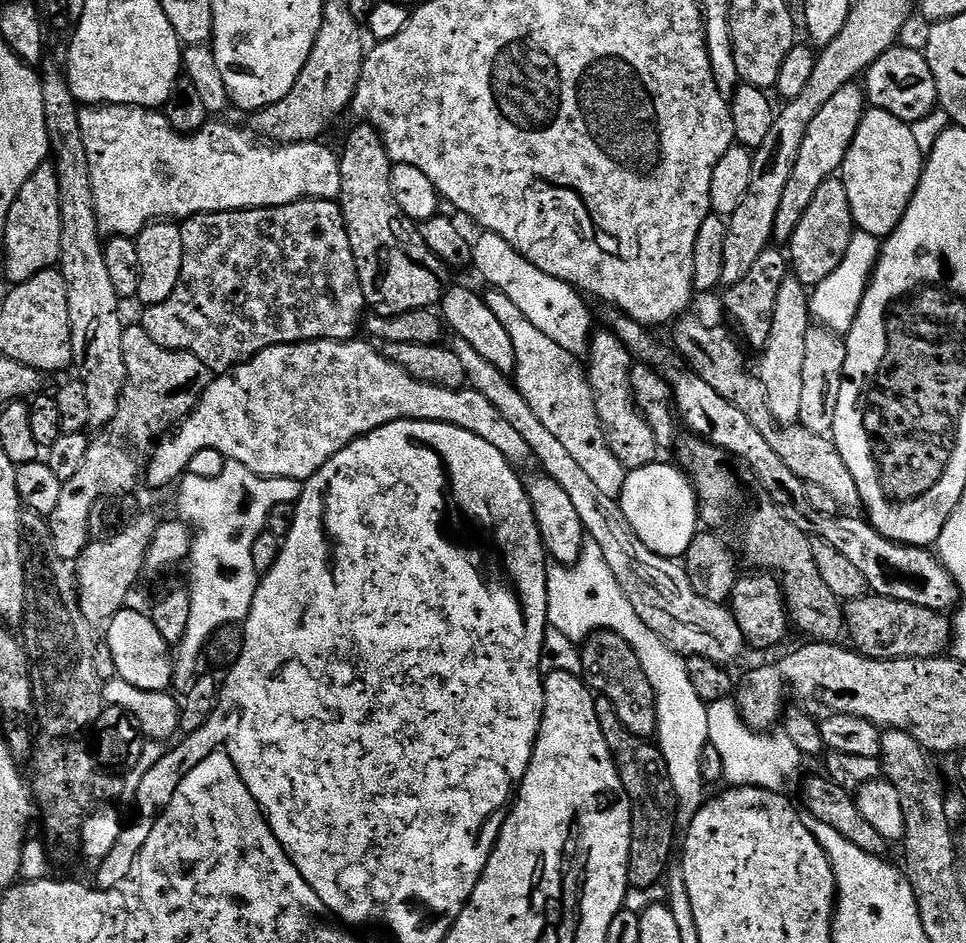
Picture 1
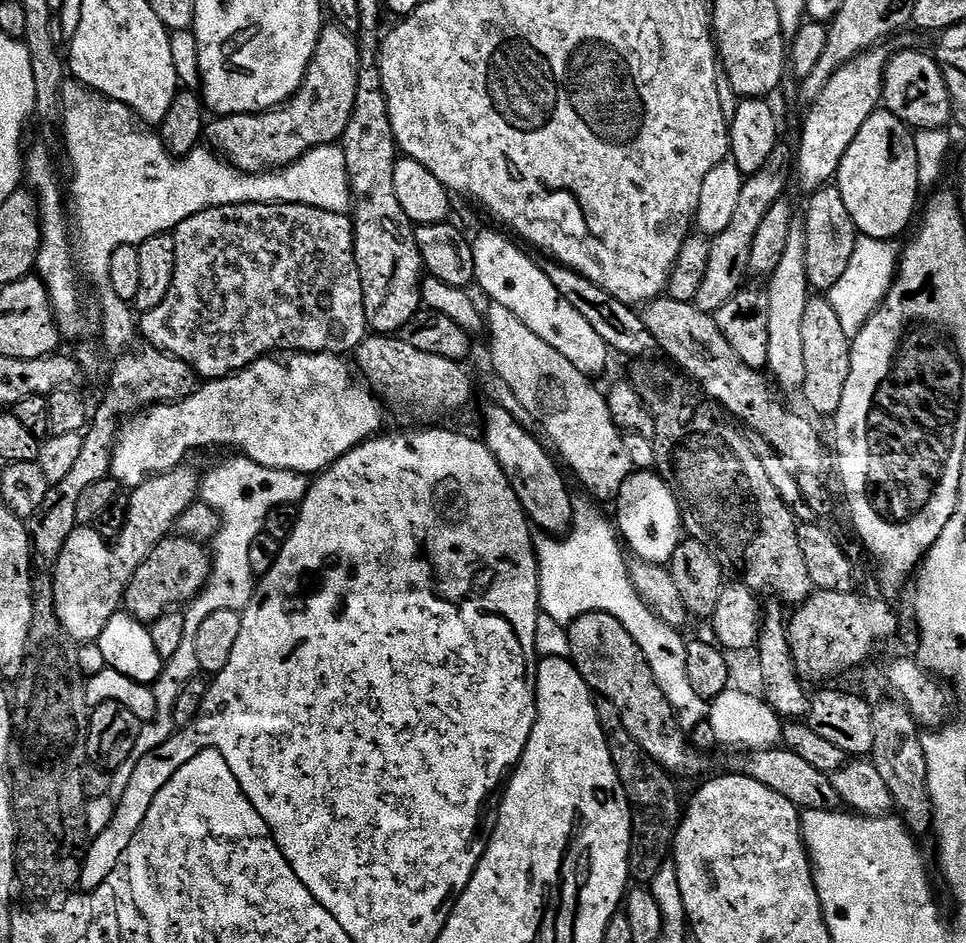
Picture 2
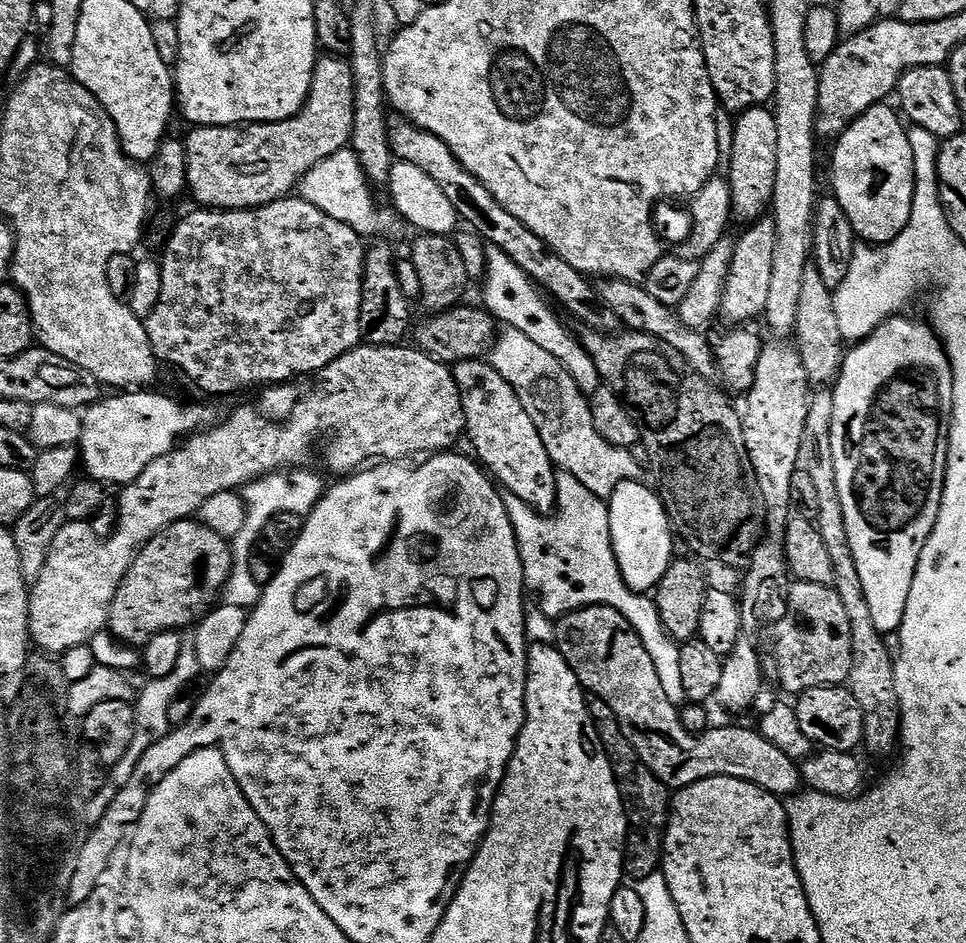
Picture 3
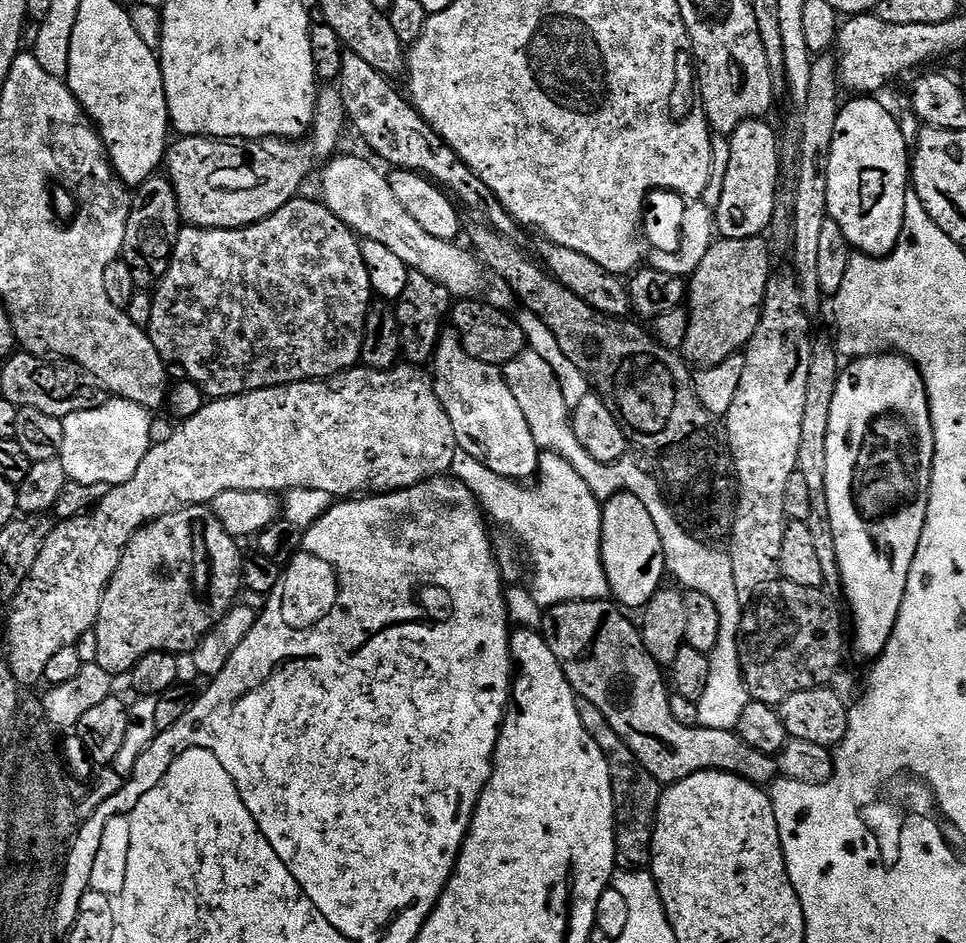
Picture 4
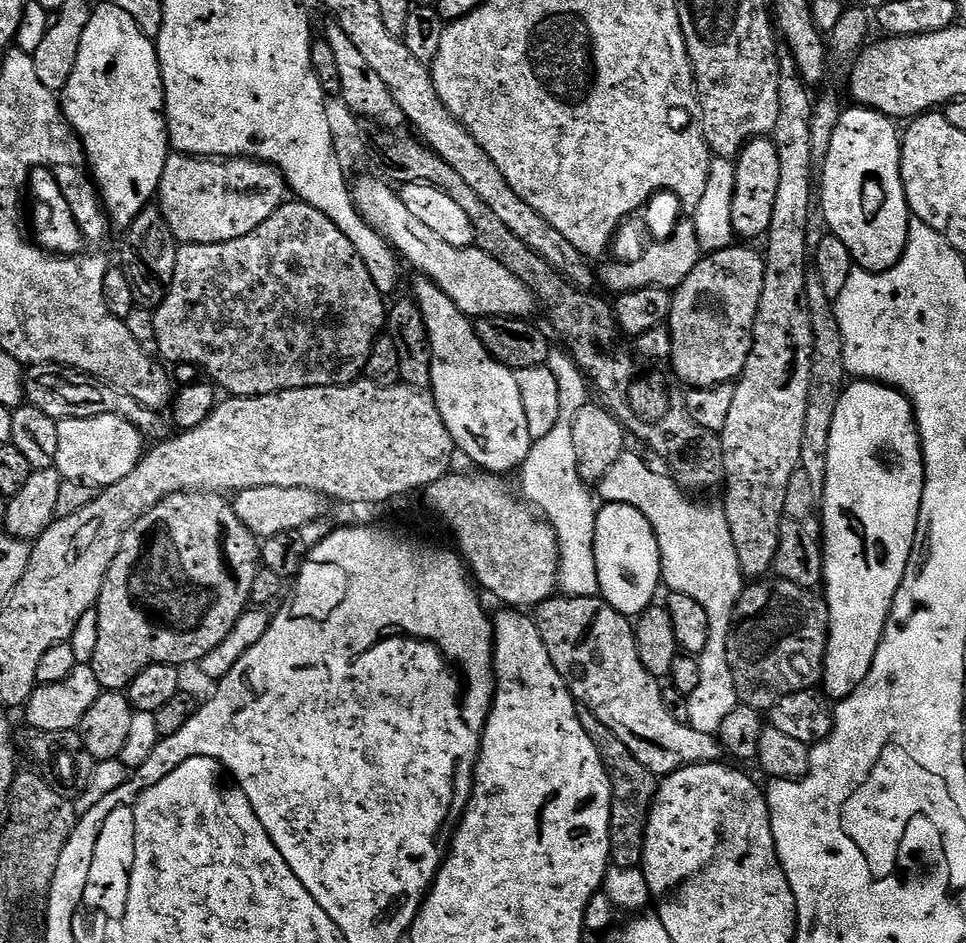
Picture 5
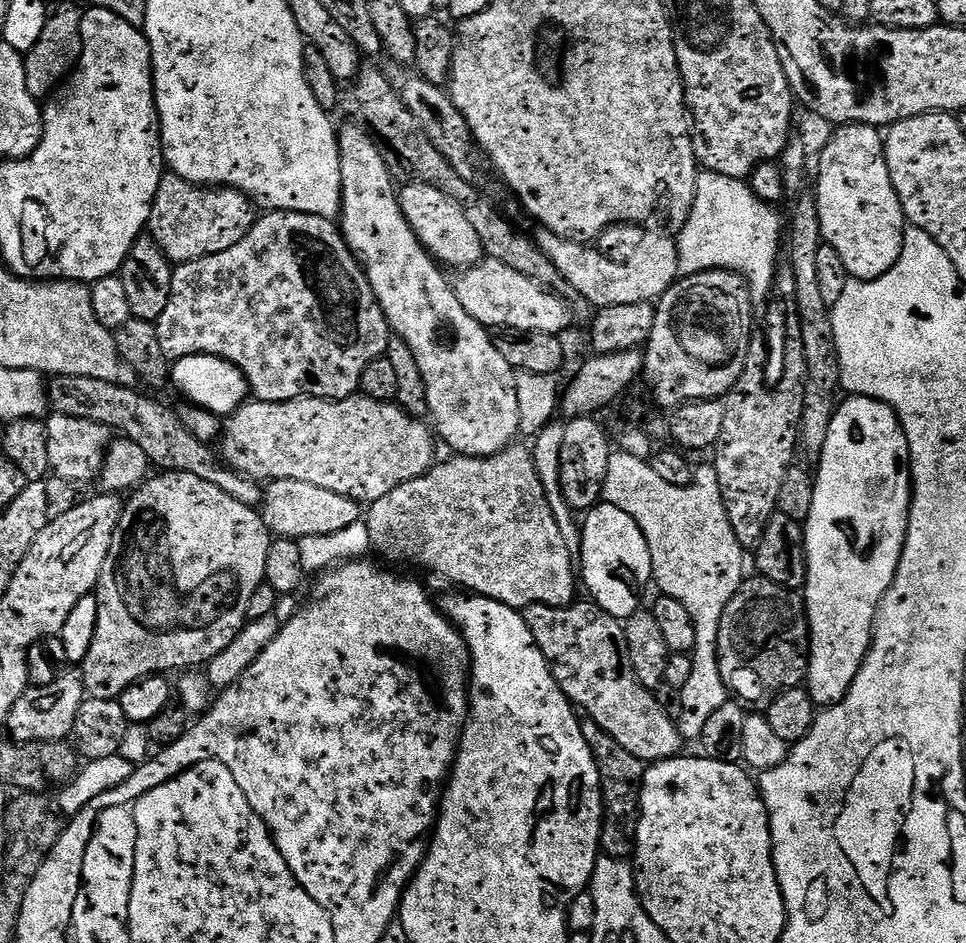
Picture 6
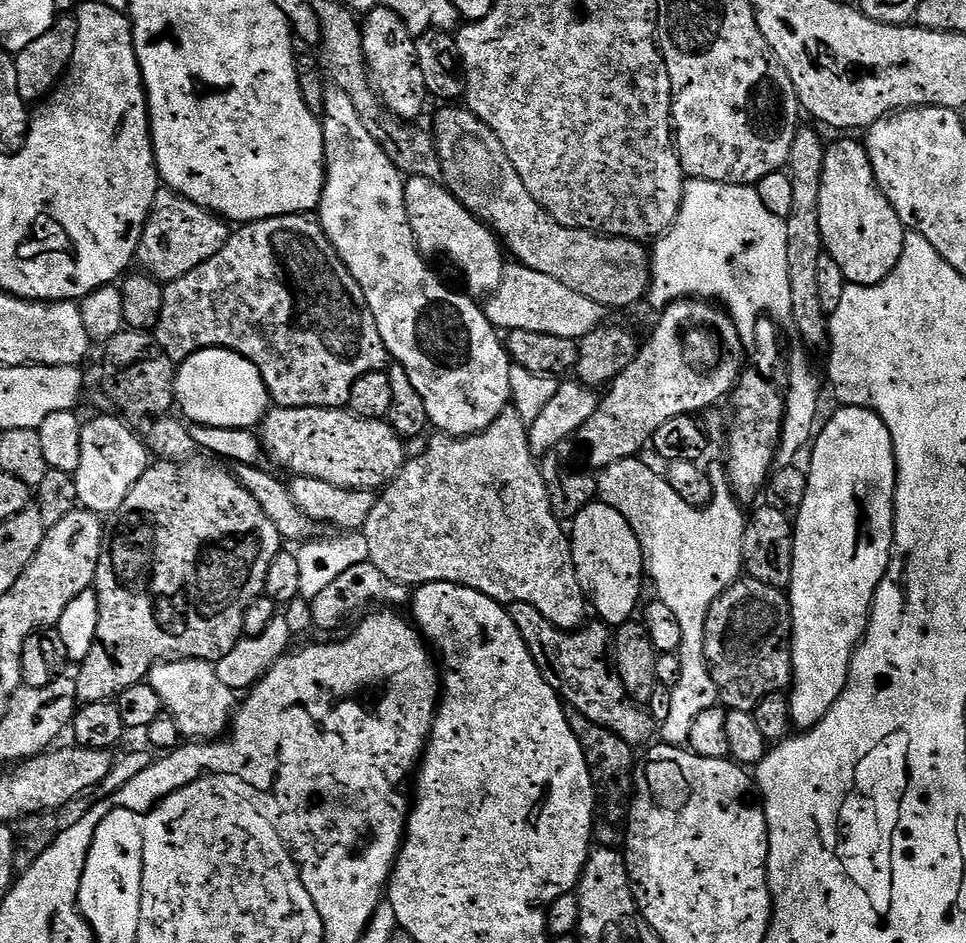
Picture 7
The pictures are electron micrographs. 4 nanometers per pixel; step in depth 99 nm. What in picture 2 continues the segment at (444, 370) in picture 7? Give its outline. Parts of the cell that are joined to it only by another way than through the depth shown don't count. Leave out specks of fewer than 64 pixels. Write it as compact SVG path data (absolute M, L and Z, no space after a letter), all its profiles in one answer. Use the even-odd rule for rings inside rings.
M494 402L489 403L489 408L484 412L484 443L508 475L514 494L518 494L518 502L522 502L529 521L541 533L559 538L572 526L574 496L568 493L568 484L564 481L563 474L556 469L557 461L548 457L549 449L543 443L540 445L528 431L509 412L502 410Z

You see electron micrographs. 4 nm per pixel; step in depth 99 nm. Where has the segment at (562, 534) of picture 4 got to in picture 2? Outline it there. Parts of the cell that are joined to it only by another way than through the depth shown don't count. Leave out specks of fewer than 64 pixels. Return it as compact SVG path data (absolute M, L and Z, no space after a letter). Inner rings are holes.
M583 499L573 503L572 526L565 535L557 538L536 534L532 537L538 562L541 612L550 614L554 622L565 626L591 612L605 612L618 618L634 642L638 642L681 728L691 730L698 727L710 708L708 722L722 745L742 748L740 750L744 752L777 747L783 739L784 722L765 699L726 690L709 703L694 691L694 686L690 686L690 678L686 675L686 640L680 637L681 629L671 628L649 610L628 573L629 561L624 560L626 552L613 521L609 517L607 520L591 499Z

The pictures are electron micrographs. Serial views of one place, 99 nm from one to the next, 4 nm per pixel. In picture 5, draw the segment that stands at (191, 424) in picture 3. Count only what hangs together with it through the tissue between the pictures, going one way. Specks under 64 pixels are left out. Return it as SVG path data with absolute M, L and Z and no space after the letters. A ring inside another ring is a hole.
M102 414L94 418L74 418L58 423L58 454L54 467L65 480L93 484L103 490L122 482L138 466L146 451L146 438L126 418Z

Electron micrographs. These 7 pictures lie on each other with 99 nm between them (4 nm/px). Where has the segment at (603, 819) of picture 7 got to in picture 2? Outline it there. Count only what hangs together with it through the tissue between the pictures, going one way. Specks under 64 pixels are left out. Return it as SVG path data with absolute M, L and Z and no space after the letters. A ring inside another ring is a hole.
M603 698L597 699L598 722L608 737L610 758L614 762L614 770L618 774L624 793L628 795L628 805L632 807L632 845L628 855L628 875L637 885L651 885L658 870L669 859L672 844L676 841L676 831L682 815L682 800L676 789L677 781L630 738L622 718L618 714L618 706Z

